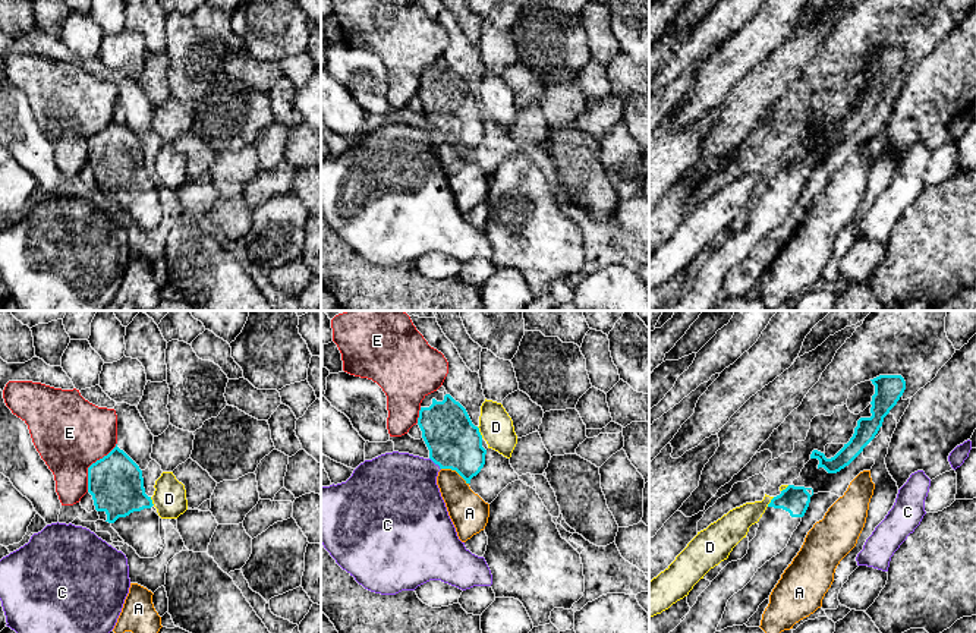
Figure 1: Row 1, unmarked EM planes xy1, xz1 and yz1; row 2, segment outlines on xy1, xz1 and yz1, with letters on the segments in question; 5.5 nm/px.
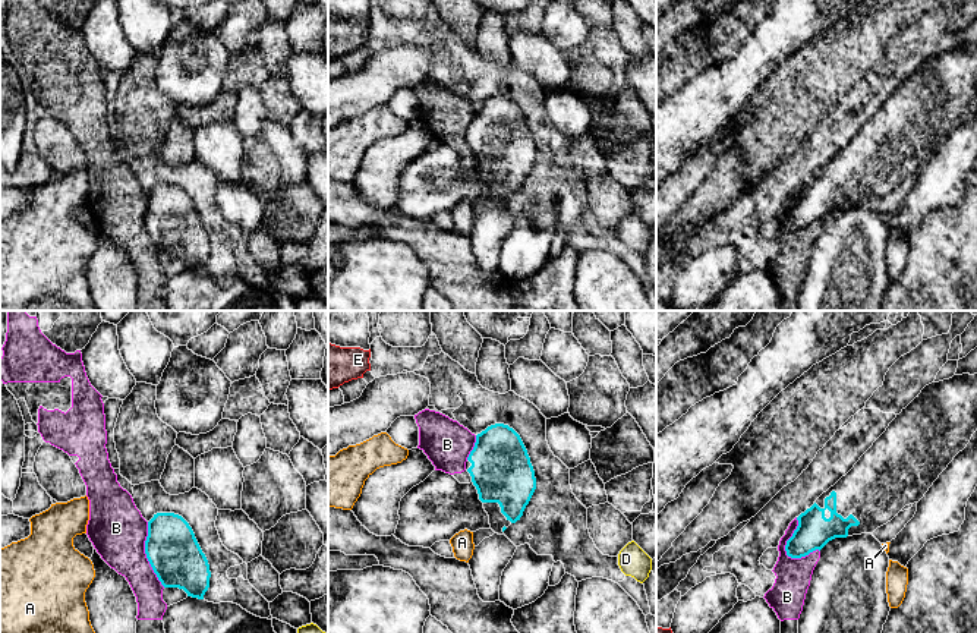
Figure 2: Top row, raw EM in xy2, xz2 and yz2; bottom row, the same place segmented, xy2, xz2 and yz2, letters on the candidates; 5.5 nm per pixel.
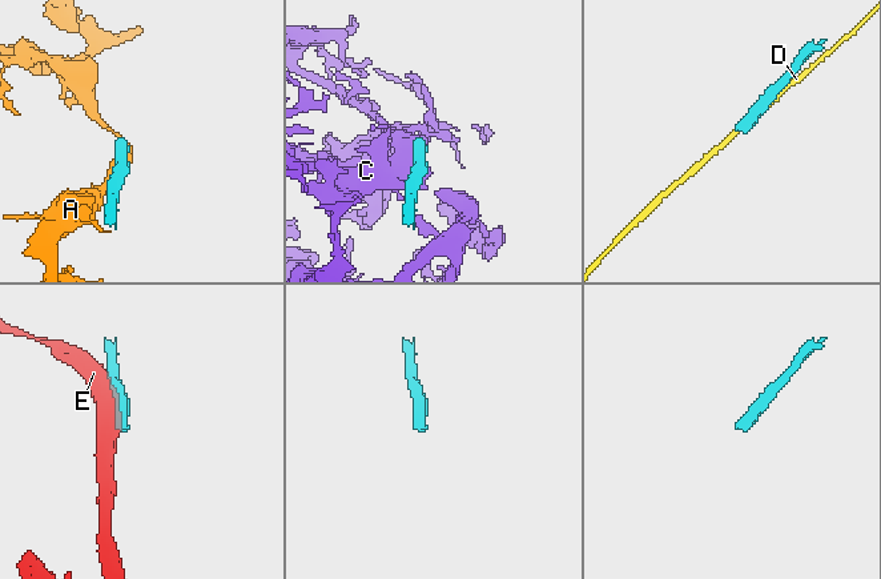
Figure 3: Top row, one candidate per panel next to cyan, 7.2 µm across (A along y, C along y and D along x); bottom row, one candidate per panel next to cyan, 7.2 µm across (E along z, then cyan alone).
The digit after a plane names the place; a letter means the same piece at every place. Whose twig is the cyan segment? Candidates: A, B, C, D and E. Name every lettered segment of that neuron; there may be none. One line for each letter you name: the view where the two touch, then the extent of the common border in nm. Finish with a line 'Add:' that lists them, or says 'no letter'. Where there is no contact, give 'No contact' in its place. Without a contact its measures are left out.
Add: no letter

